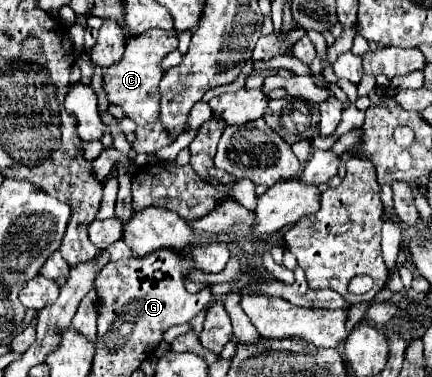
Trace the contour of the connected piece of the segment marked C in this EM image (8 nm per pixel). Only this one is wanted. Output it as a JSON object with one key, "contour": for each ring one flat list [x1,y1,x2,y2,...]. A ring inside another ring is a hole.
{"contour":[[147,31,147,35,135,37,125,45,125,55,119,63,115,63,115,67,105,69,105,77,103,77,103,87,105,93,109,97,109,103,119,105,129,119,133,119,139,127,153,123,155,119,159,119,159,101,161,101,161,93,159,93,159,81,163,75,161,69,161,61,165,55,169,55,171,51,177,49,177,31]]}

